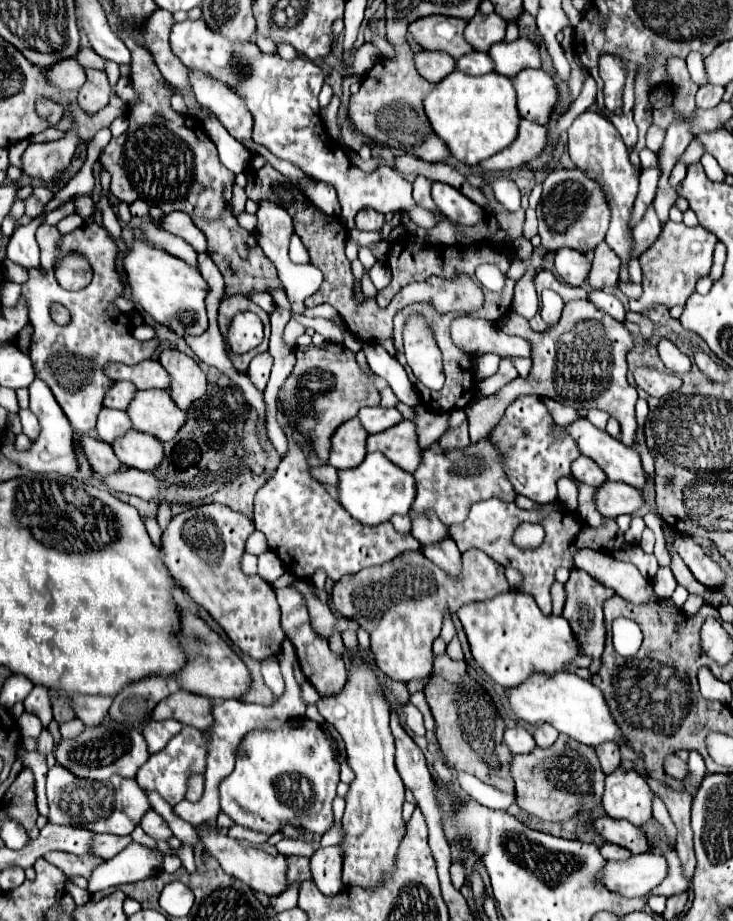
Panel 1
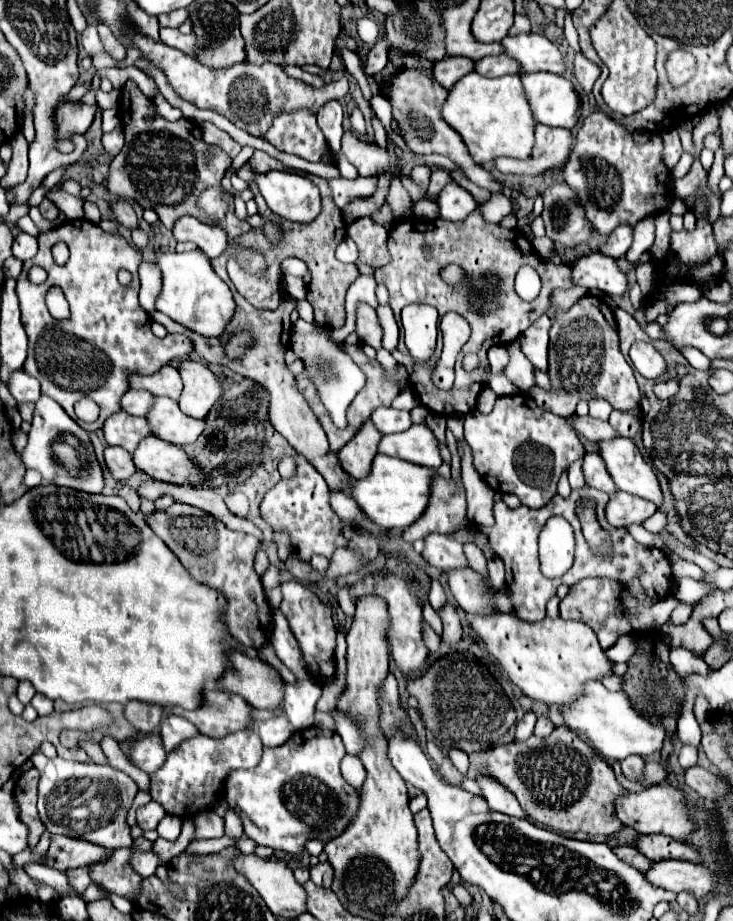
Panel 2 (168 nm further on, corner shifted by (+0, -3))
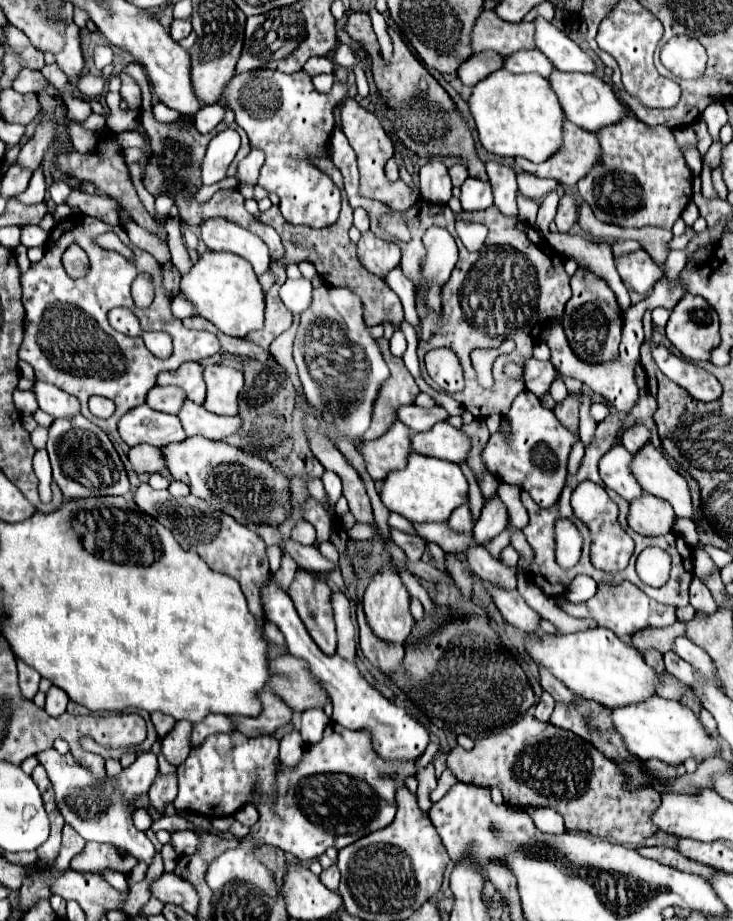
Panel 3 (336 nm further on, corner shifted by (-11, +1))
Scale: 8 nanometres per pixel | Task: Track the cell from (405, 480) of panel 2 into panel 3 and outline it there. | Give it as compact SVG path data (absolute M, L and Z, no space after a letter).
M413 452L407 468L391 472L385 478L381 500L391 512L401 514L409 522L447 522L451 512L467 502L467 492L469 484L459 464Z

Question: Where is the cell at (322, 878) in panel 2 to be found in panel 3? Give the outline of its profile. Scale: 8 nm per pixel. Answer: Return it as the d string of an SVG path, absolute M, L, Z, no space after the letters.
M333 864L331 868L323 870L323 872L321 872L321 882L323 882L329 890L337 890L337 886L339 886L339 868Z

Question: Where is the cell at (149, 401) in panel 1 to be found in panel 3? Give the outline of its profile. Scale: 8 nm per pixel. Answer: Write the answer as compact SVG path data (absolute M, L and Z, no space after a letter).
M185 400L179 420L183 422L183 428L187 436L203 436L209 440L223 440L233 436L241 428L239 416L219 416L213 412L207 412L203 406Z

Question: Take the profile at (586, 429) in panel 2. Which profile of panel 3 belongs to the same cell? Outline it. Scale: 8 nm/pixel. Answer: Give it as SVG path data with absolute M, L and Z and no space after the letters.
M633 424L629 428L625 428L623 432L623 446L629 450L629 452L639 452L639 448L643 448L643 444L651 442L651 432L647 426L643 424Z

